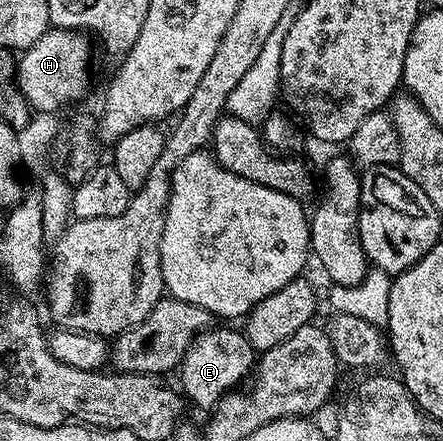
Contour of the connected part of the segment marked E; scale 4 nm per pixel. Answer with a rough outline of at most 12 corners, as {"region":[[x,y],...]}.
{"region":[[218,325],[192,341],[180,391],[215,403],[251,374],[254,346]]}

